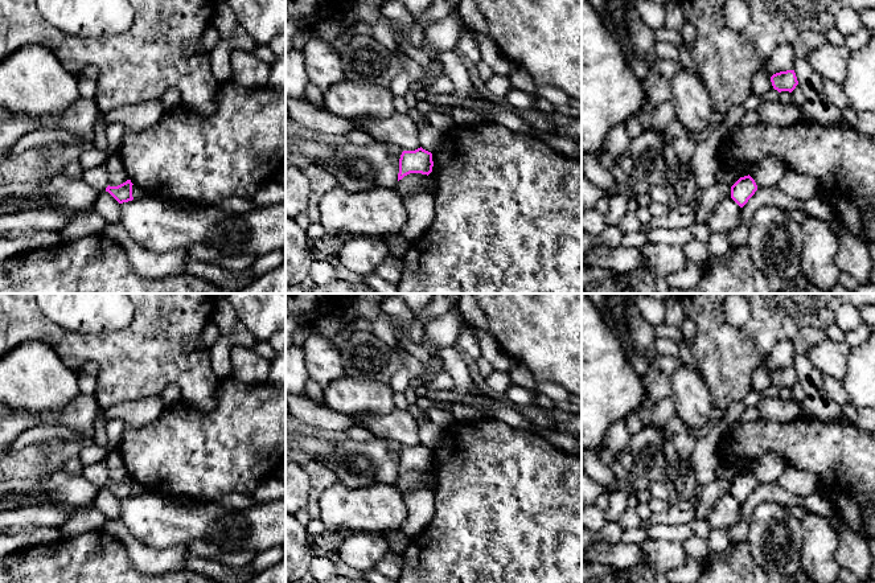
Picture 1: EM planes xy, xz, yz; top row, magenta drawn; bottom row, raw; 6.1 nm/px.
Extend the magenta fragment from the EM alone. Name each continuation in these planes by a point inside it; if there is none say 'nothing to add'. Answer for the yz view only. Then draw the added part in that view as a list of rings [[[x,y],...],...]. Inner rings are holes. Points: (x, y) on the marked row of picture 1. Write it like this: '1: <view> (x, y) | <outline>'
nothing to add

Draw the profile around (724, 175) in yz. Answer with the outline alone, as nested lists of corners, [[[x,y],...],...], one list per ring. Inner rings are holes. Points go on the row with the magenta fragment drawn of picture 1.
[[[720,165],[715,173],[715,184],[734,185],[740,177],[748,176],[751,167],[727,167]]]

